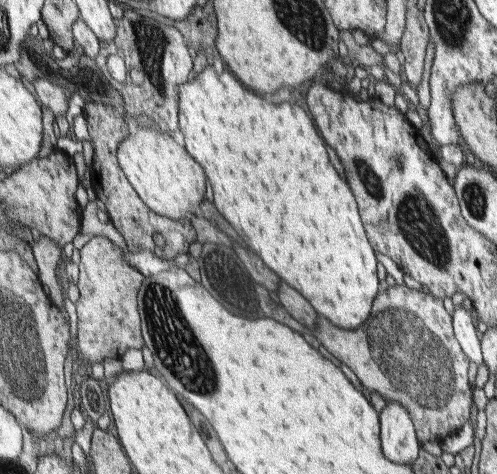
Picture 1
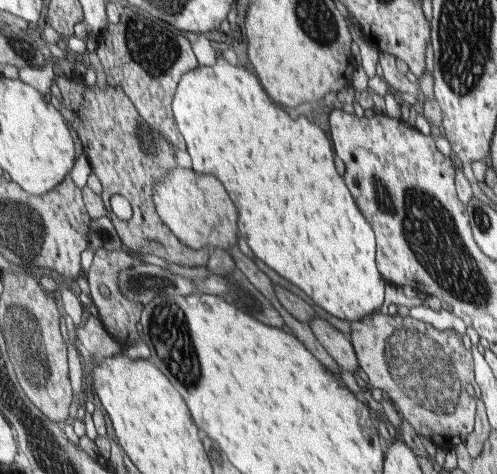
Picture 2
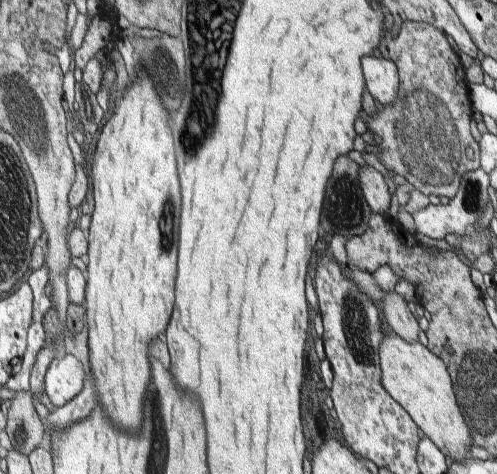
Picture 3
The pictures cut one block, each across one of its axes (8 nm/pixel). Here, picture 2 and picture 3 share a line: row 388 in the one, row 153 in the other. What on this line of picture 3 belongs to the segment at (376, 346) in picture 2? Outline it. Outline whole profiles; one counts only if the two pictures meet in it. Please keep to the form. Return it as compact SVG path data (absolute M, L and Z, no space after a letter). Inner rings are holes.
M403 22L395 36L385 34L379 54L393 62L399 70L399 98L393 106L379 106L371 118L363 120L363 128L371 130L377 140L381 162L371 158L383 172L393 170L397 180L409 182L425 196L453 198L459 178L467 170L479 170L479 144L469 134L473 106L465 68L459 64L453 42L431 24Z

